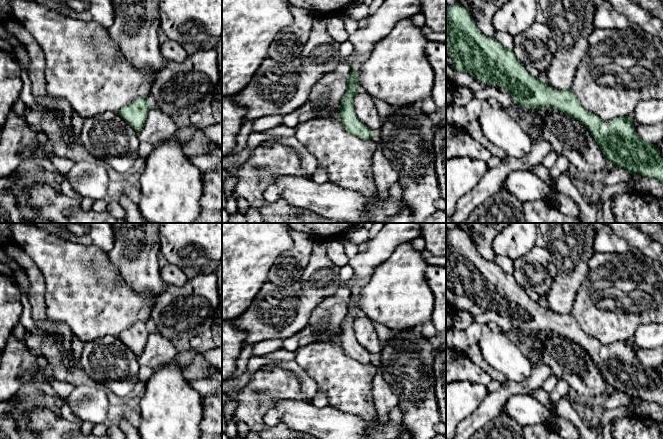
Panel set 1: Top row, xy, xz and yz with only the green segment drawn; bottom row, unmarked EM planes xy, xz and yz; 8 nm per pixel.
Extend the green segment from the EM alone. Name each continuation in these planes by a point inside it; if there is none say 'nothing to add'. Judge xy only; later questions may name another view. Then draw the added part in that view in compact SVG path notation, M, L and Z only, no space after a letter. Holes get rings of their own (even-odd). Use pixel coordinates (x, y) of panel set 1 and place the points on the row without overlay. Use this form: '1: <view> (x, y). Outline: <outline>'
nothing to add

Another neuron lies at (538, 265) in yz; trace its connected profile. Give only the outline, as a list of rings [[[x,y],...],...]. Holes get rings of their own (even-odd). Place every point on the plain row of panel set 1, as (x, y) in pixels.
[[[534,246],[527,255],[516,259],[513,264],[513,276],[521,287],[531,282],[540,296],[548,293],[557,269],[546,247]]]

